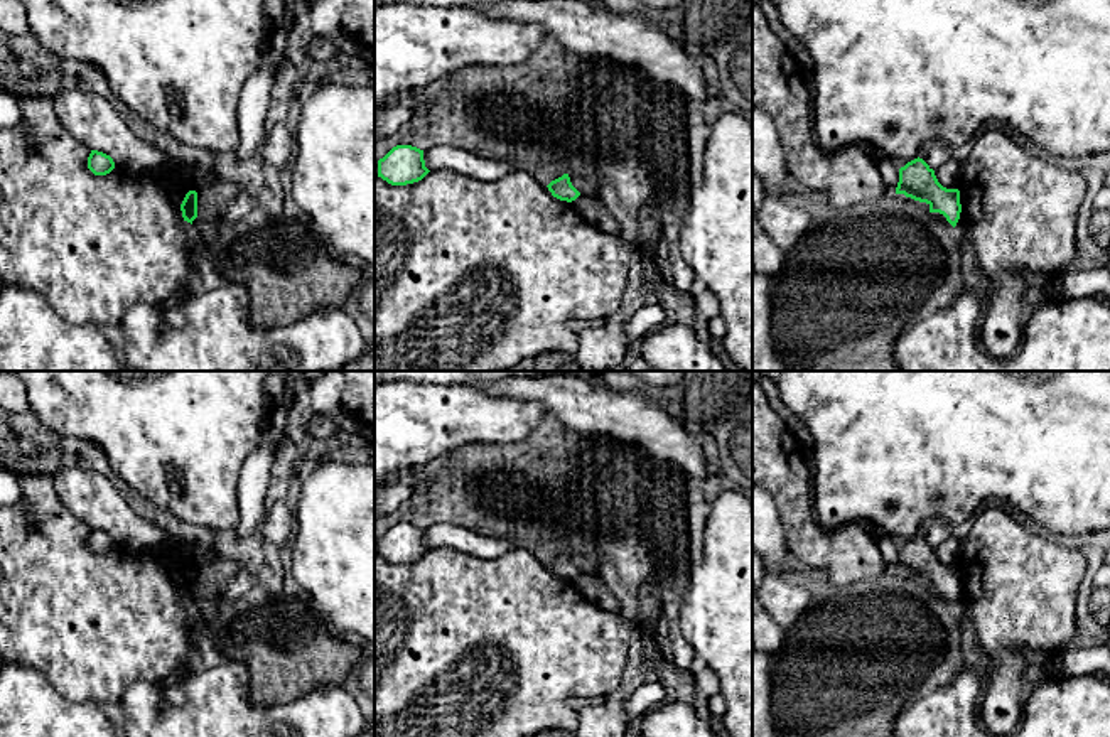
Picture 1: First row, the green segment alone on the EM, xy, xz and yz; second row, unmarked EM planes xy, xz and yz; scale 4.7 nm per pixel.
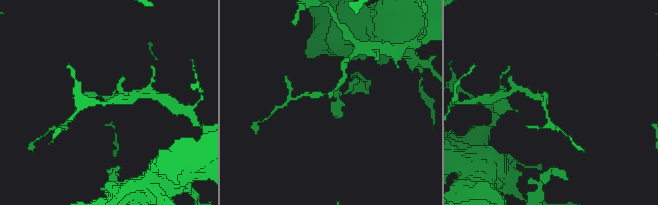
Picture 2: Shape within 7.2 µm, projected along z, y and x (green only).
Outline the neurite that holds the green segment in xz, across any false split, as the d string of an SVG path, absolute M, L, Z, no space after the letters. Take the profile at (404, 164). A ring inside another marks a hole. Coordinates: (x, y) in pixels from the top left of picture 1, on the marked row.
M396 145L378 160L378 177L391 186L418 182L428 172L423 160L423 150L412 145Z

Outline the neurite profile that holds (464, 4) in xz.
M374 0L374 5L407 3L415 7L461 7L472 8L477 3L499 3L504 0Z

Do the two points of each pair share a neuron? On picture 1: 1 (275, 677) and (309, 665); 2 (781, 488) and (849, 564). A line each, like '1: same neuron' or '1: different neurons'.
1: same neuron
2: same neuron

